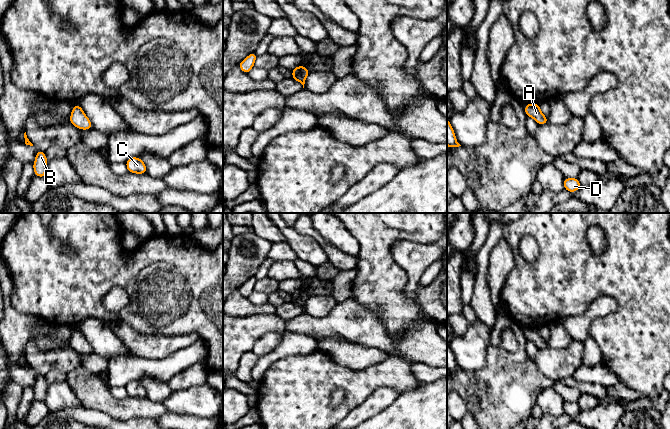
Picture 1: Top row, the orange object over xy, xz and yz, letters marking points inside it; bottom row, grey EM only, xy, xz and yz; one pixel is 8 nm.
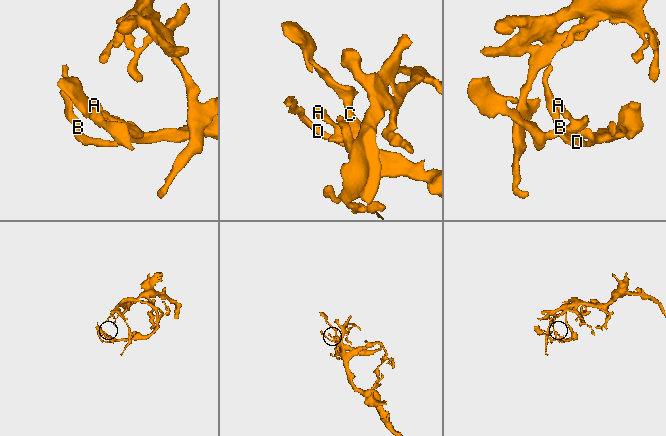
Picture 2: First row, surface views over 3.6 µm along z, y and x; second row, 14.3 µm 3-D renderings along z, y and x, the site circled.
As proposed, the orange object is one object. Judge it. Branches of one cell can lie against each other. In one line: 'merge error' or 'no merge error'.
no merge error

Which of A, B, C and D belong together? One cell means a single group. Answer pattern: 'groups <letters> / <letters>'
groups A B C D

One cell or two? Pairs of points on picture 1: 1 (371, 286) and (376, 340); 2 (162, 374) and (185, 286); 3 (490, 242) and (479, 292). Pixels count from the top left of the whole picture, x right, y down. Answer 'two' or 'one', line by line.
1: two
2: two
3: one

